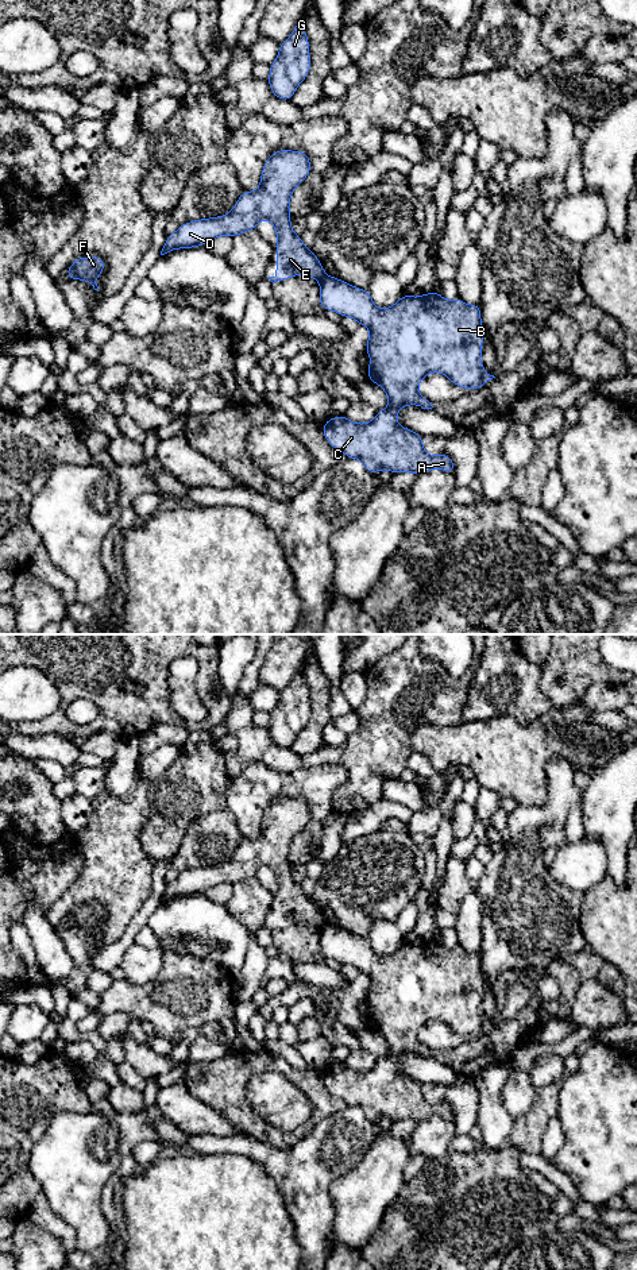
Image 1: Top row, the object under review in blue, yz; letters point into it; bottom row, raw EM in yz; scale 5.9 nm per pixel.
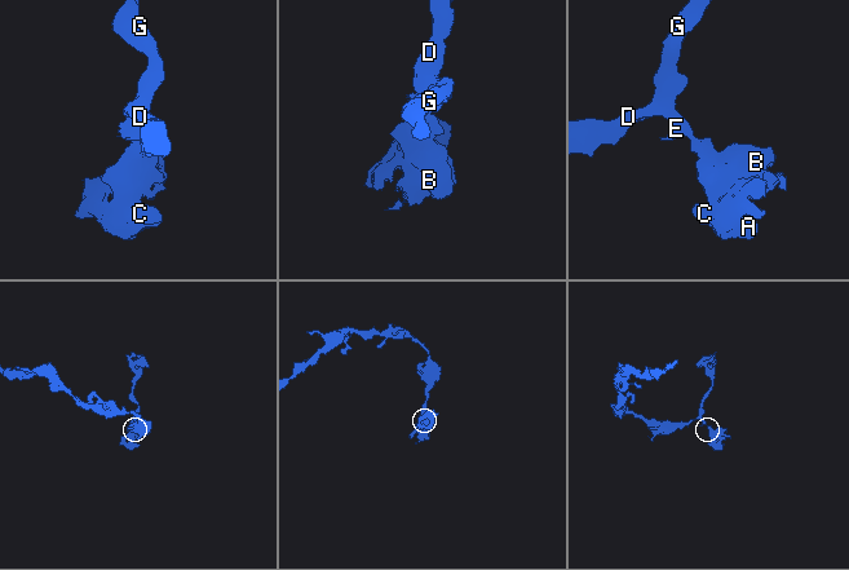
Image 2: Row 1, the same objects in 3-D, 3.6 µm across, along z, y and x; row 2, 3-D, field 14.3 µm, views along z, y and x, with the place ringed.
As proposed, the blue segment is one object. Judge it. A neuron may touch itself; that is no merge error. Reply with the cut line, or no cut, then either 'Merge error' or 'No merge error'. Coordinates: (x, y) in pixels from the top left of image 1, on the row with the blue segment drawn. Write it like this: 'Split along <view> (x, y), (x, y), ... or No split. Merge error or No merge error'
Split along yz (327, 277), (321, 282). Merge error

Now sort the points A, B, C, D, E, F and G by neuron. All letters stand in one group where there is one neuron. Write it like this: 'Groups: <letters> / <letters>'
Groups: A B C / D E F G

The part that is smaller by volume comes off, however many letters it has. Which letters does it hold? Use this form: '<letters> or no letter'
A, B, C

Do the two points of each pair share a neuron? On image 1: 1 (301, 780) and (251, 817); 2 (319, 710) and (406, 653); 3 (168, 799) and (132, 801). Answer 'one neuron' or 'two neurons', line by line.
1: one neuron
2: two neurons
3: two neurons

